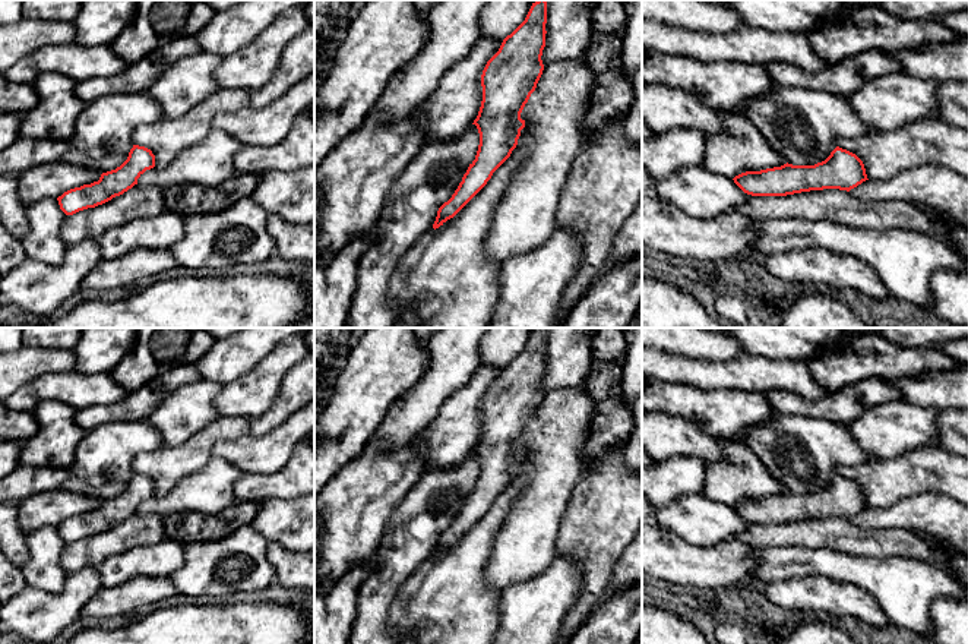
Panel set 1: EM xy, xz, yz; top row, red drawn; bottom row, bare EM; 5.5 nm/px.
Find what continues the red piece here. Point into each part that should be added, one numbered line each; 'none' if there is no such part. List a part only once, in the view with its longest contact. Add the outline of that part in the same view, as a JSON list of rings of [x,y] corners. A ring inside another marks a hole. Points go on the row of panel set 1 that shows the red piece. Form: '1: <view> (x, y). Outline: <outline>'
none

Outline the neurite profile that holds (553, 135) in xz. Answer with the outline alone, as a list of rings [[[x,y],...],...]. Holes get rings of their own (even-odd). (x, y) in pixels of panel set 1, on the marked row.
[[[582,59],[556,61],[544,67],[535,91],[521,113],[525,127],[510,154],[512,157],[525,146],[526,157],[513,173],[485,239],[485,253],[491,259],[503,263],[509,258],[534,250],[544,244],[556,228],[556,209],[583,146],[582,124],[591,110],[594,86],[594,73]]]

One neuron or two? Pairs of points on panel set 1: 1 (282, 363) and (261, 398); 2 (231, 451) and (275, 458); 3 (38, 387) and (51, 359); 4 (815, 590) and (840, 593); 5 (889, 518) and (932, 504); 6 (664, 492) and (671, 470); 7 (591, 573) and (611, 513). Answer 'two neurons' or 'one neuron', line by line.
1: one neuron
2: one neuron
3: two neurons
4: one neuron
5: one neuron
6: one neuron
7: one neuron

